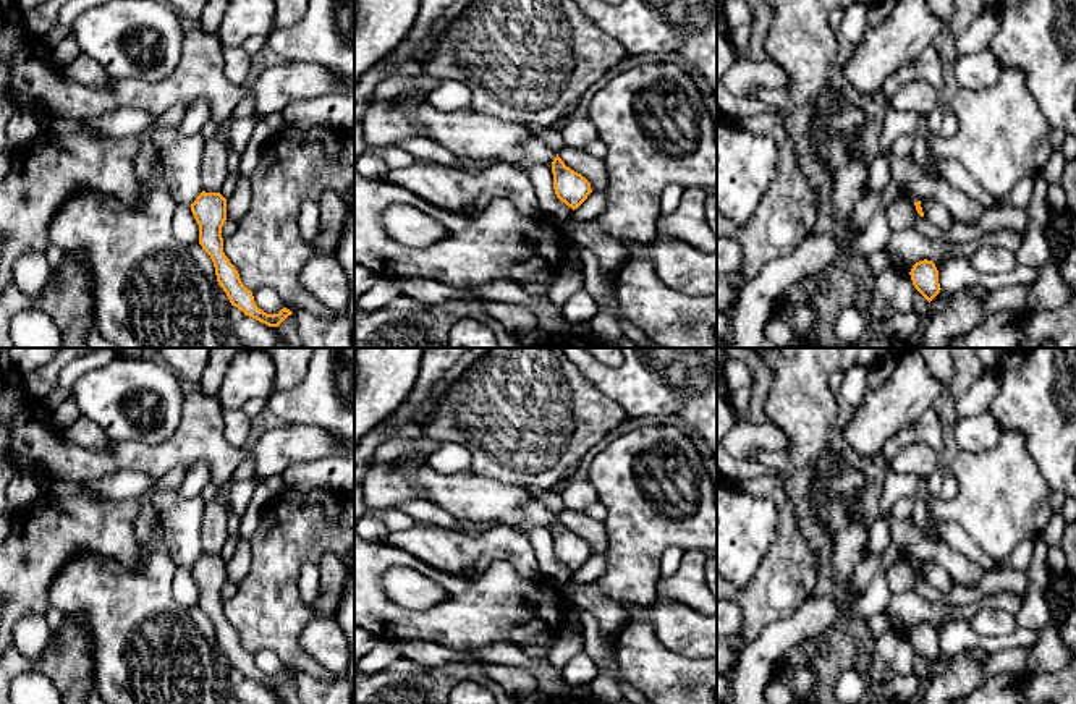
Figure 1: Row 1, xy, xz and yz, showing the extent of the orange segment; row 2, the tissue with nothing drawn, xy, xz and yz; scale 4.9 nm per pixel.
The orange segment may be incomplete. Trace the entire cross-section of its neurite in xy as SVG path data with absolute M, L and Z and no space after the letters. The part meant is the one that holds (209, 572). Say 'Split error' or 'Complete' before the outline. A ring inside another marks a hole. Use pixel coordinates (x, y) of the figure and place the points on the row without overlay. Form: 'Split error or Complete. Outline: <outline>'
Complete. Outline: M202 553L191 566L191 575L199 587L199 607L210 618L217 644L231 668L269 689L278 689L293 675L286 670L278 676L259 672L252 654L243 647L238 633L223 615L222 589L227 583L227 562L220 555Z

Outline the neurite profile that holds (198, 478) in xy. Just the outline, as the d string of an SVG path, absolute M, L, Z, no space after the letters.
M199 461L188 471L186 477L178 486L176 494L184 497L196 497L209 484L210 484L210 471L207 468L207 463Z

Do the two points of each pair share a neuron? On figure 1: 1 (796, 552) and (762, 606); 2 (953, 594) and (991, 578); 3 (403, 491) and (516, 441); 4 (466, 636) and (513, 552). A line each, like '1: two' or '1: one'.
1: one
2: one
3: two
4: two

